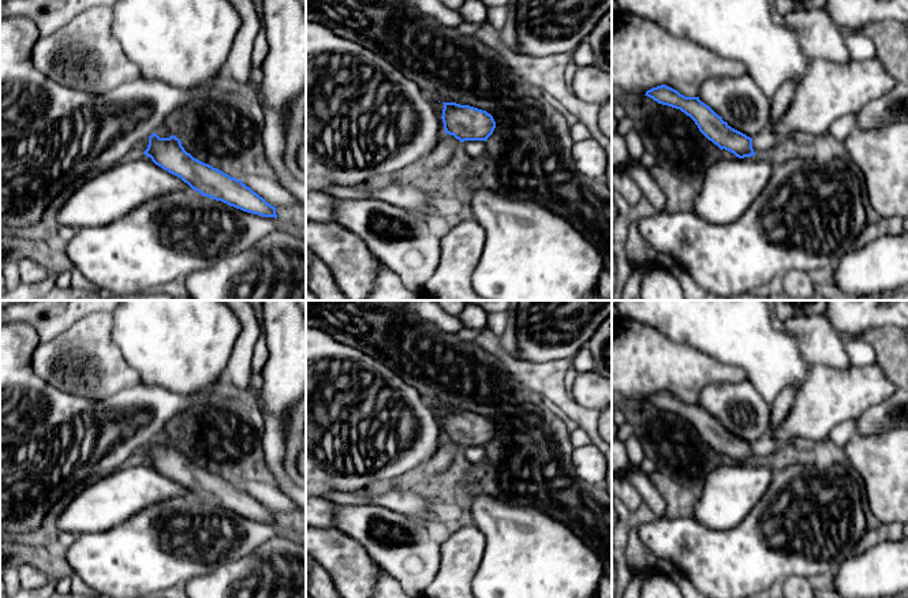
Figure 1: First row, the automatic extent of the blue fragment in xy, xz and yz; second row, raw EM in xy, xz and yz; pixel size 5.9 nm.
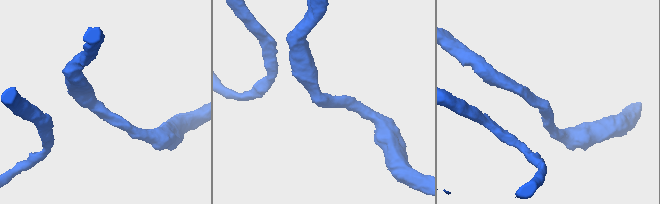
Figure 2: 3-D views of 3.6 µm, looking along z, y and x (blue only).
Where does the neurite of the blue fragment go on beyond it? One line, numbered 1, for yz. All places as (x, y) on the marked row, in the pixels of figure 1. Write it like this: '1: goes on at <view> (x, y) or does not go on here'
1: does not go on here

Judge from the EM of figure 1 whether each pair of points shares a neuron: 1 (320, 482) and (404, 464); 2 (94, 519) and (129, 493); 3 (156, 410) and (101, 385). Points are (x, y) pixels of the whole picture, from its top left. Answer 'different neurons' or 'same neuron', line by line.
1: same neuron
2: same neuron
3: different neurons

